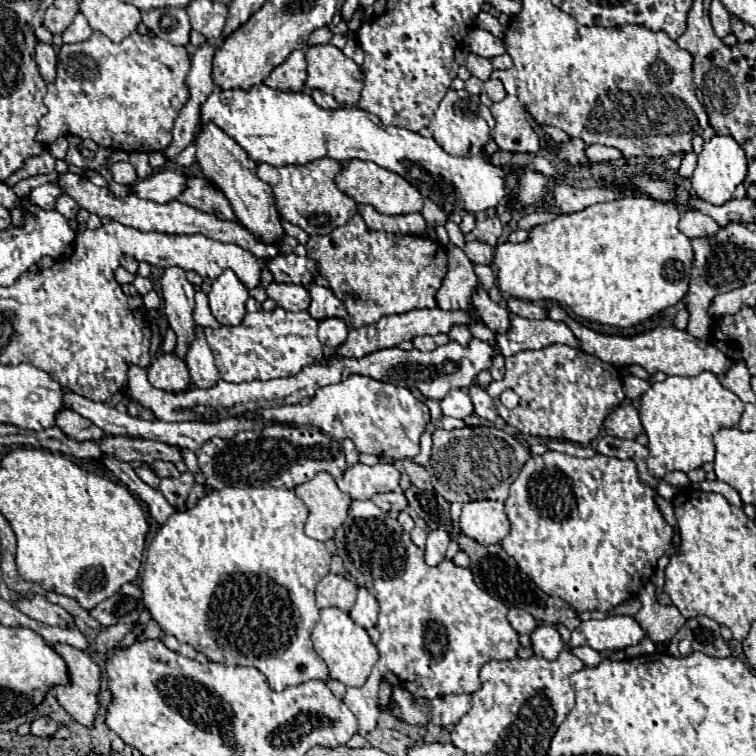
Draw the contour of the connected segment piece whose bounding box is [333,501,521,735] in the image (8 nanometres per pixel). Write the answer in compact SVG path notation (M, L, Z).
M351 501L349 515L345 523L335 531L333 539L337 545L337 553L345 563L345 569L357 579L359 585L367 587L369 583L369 587L373 587L373 593L381 607L377 621L377 629L381 631L377 649L381 657L375 663L375 669L367 679L367 683L361 689L347 687L347 693L343 697L343 703L355 713L359 721L361 735L377 727L380 715L379 677L383 677L383 673L387 671L395 673L397 677L401 677L405 689L425 699L435 699L441 695L459 695L459 693L473 695L477 693L477 689L481 689L479 671L485 663L509 661L517 657L521 643L519 643L519 633L507 621L509 609L501 601L489 597L489 593L479 589L469 569L455 565L449 559L443 559L435 567L425 565L425 551L413 545L411 535L399 525L399 521L383 513L373 501Z

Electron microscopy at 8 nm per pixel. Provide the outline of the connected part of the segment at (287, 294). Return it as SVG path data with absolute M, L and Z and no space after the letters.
M271 283L267 289L269 299L273 299L285 311L303 311L309 307L309 291L301 285L287 285L287 283Z

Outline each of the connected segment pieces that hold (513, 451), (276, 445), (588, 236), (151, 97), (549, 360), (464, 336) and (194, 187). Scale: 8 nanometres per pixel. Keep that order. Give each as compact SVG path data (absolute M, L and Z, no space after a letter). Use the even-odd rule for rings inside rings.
M463 427L463 429L435 429L433 455L427 463L431 473L431 485L437 495L449 503L469 503L473 499L505 501L509 485L517 479L523 463L529 459L529 451L509 433L493 427Z
M269 425L259 431L241 431L229 441L213 437L197 451L199 467L207 477L211 489L223 487L281 487L295 489L297 485L313 479L319 471L341 477L347 469L345 455L333 437L315 427Z
M623 197L623 199L617 199L617 201L611 201L611 203L597 203L597 205L591 205L579 213L571 213L571 215L559 215L555 217L553 221L549 223L543 223L543 225L537 225L531 229L531 239L527 243L511 243L511 241L505 241L505 243L499 243L495 247L495 253L493 253L493 263L497 265L497 287L501 289L503 295L507 297L517 297L517 299L529 299L529 301L557 301L559 305L567 305L571 307L571 311L587 321L595 321L595 323L601 323L601 325L613 325L613 327L633 327L645 319L649 319L651 315L667 309L667 307L673 307L677 305L683 295L687 295L687 289L689 289L689 277L691 277L691 265L693 265L693 247L691 247L691 241L679 231L677 223L681 219L681 213L677 211L675 205L665 205L661 201L655 201L655 199L649 199L649 197Z
M95 31L87 41L63 45L57 55L55 81L47 85L45 105L49 113L39 121L37 141L49 147L61 135L79 135L81 139L93 139L99 147L121 151L165 151L173 141L173 123L179 107L185 105L189 93L185 77L189 73L189 55L185 47L177 47L165 39L131 33L121 43L113 43L103 33Z
M549 345L539 351L521 351L505 359L505 369L505 377L487 385L485 391L497 403L497 413L505 419L505 423L519 429L523 435L569 439L587 447L601 433L603 419L609 411L619 407L625 399L617 367L569 345ZM505 389L513 389L519 395L519 405L515 409L507 409L499 403L499 395Z
M453 325L453 329L449 331L449 339L461 343L461 345L467 345L471 341L471 333L465 325Z
M191 177L187 181L187 189L179 197L181 203L187 203L199 211L215 213L217 217L225 221L237 221L227 197L209 181L203 177Z

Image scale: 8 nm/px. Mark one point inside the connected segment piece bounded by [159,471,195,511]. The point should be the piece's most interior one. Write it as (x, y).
(175, 490)

